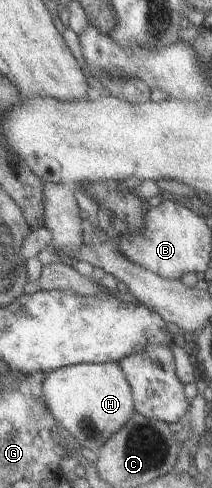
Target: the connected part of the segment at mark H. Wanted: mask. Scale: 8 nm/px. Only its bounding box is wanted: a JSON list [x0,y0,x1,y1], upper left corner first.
[41,362,135,452]

